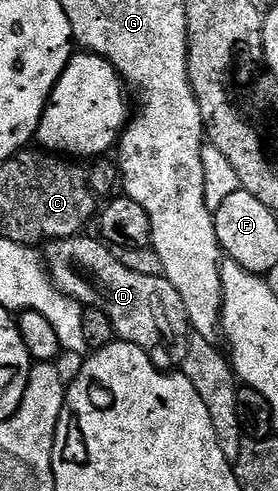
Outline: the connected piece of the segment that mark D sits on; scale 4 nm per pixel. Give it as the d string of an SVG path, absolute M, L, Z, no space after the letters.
M84 238L56 239L47 244L46 266L56 288L64 295L77 299L85 308L106 313L117 336L125 343L151 348L152 327L157 327L164 331L164 343L172 347L176 357L187 353L190 328L178 289L174 289L163 275L144 276L128 269L112 255L112 248L99 238Z

